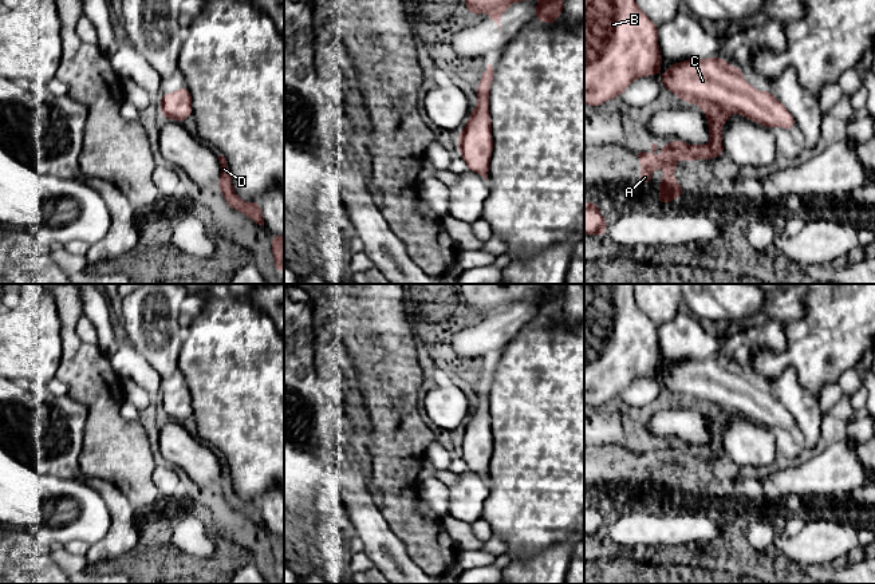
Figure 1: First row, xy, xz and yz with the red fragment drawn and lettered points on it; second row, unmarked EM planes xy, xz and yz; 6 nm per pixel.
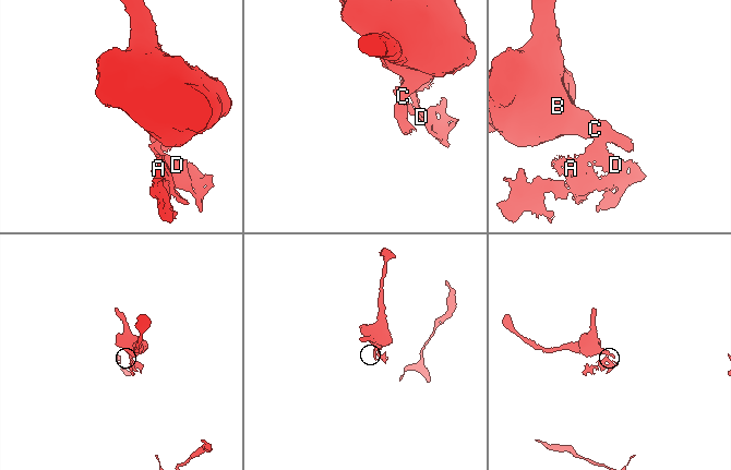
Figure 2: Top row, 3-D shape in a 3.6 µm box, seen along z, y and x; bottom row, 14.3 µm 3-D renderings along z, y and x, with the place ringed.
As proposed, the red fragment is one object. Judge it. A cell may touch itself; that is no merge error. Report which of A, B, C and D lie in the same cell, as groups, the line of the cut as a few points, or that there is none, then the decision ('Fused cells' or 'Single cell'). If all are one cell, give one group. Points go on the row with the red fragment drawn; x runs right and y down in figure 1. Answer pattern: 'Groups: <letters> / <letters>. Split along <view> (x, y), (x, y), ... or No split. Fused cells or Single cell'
Groups: A B C D. No split. Single cell

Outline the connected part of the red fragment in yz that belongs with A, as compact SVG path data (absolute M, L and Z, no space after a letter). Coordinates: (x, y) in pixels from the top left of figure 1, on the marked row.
M724 58L686 59L678 62L669 67L669 70L661 76L661 82L666 90L671 91L682 102L697 104L703 110L705 117L709 119L708 130L710 134L710 143L694 146L687 145L681 139L674 139L662 146L662 154L659 158L641 150L635 151L641 161L639 171L642 184L650 184L653 181L653 170L659 167L665 170L665 177L659 182L659 204L670 204L674 198L682 197L683 189L673 175L673 171L677 170L677 159L713 159L725 153L721 127L729 119L732 113L740 114L768 129L780 126L791 130L796 125L793 115L772 95L770 91L757 91L752 84L744 80L742 70L725 62Z

